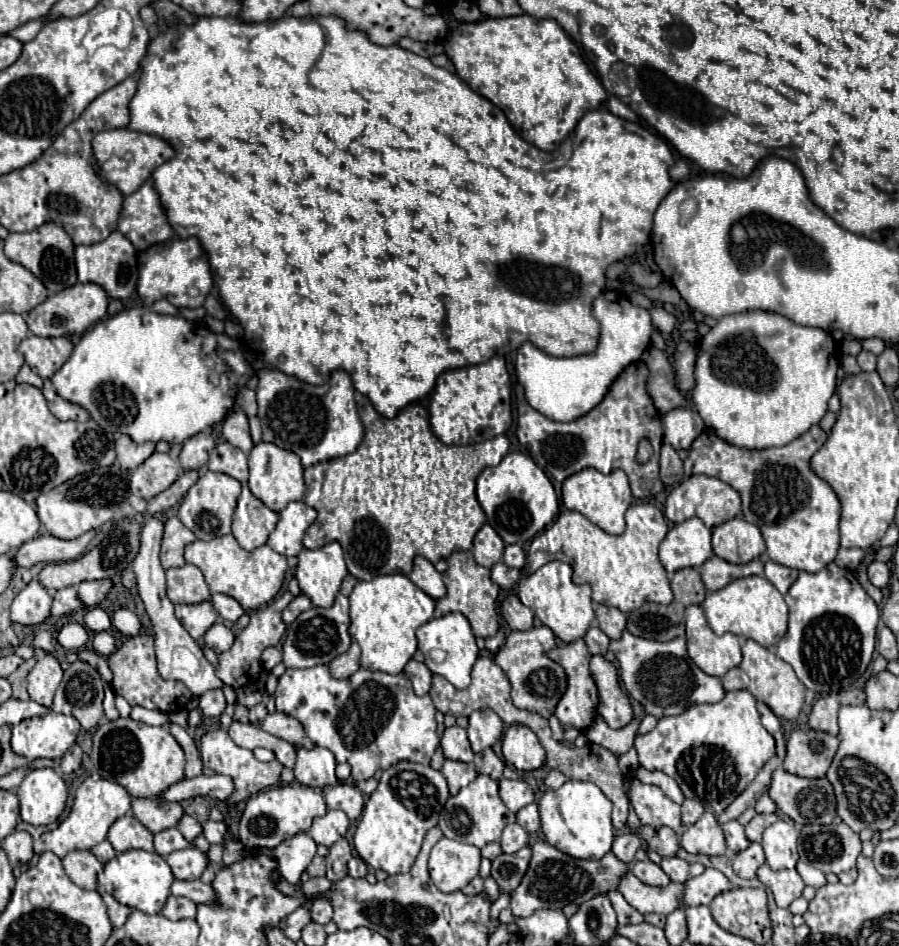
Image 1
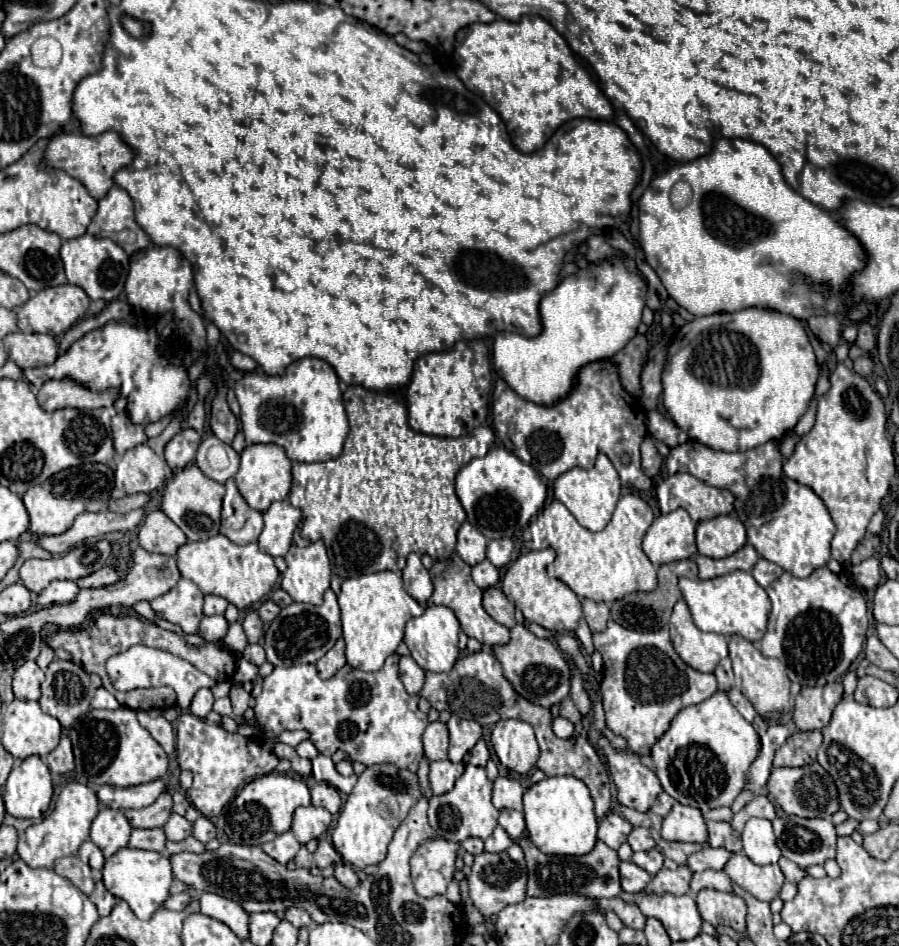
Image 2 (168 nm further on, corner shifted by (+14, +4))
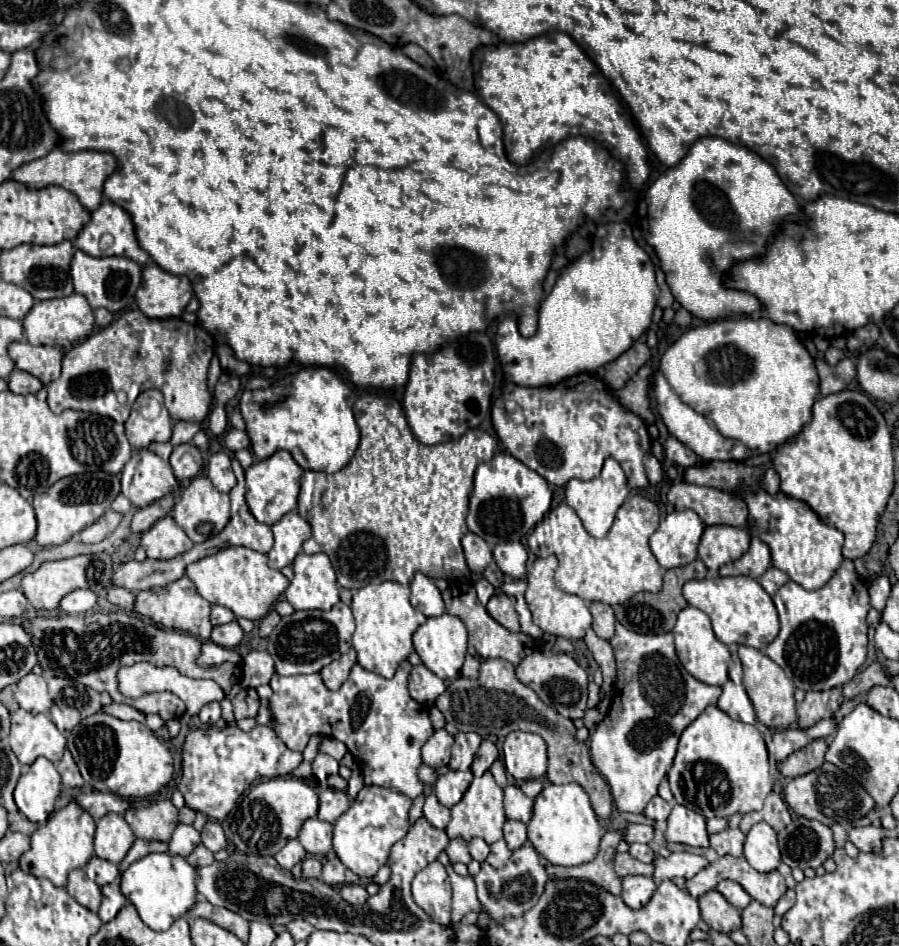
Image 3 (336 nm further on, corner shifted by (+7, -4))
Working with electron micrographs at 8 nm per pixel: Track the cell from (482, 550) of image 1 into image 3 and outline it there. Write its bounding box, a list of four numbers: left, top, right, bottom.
[461,532,493,574]

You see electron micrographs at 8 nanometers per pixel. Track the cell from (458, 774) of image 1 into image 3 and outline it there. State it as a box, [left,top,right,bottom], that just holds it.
[435,770,473,808]

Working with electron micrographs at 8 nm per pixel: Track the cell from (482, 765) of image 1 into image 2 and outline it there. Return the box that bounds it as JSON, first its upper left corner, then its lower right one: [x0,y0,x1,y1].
[464,740,490,768]

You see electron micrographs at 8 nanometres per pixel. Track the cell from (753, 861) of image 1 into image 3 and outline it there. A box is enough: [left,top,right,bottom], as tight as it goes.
[653,852,709,882]

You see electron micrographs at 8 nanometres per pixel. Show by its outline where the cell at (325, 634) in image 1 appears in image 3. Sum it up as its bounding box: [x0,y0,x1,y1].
[267,602,355,676]

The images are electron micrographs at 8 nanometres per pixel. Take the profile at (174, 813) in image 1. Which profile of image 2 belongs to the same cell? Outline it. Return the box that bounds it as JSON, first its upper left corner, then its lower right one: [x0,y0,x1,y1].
[124,792,172,828]

